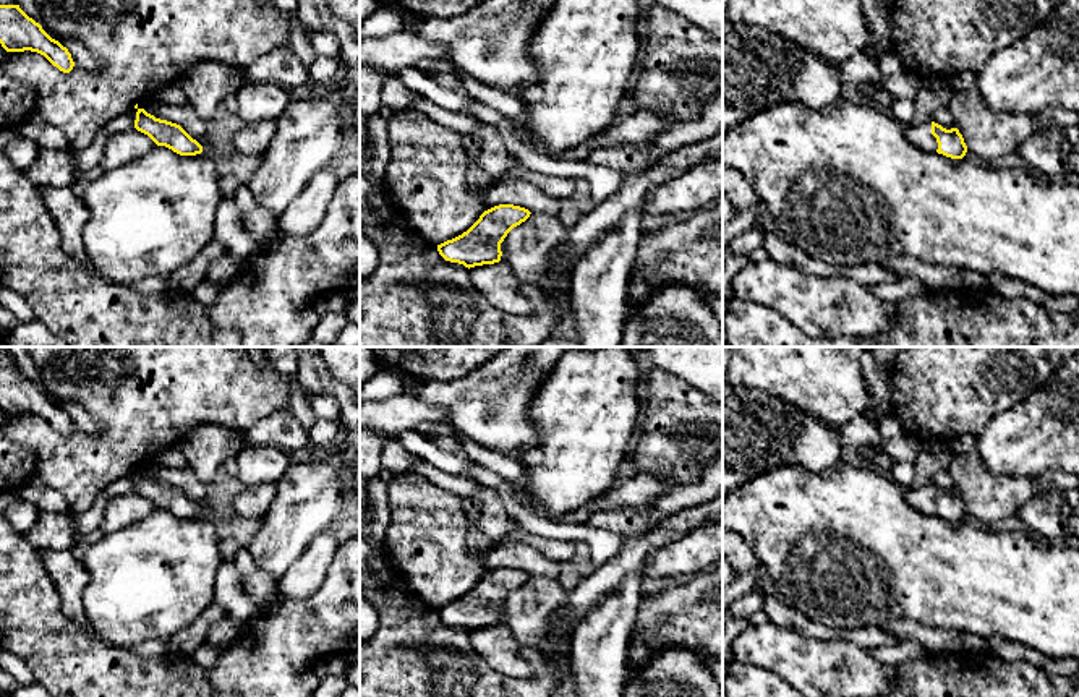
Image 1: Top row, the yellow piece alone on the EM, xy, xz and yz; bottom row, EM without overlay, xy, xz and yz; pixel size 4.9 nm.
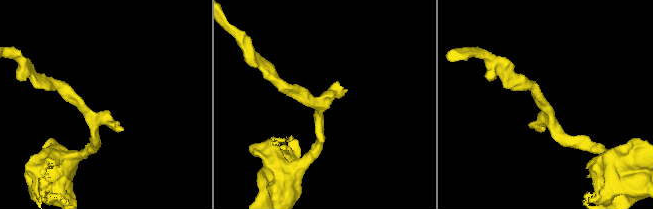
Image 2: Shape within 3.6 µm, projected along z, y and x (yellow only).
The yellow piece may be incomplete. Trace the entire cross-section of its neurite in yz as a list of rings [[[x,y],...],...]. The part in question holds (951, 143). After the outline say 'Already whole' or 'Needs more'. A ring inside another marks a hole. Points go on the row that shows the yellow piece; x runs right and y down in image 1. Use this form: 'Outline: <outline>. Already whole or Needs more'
Outline: [[[935,122],[923,125],[902,125],[906,138],[925,152],[938,152],[951,159],[962,159],[967,152],[957,128],[946,130]]]. Needs more

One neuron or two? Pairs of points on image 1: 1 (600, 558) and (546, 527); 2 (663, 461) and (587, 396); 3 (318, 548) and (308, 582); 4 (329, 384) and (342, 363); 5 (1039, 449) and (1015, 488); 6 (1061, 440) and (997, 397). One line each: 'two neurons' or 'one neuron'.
1: one neuron
2: two neurons
3: one neuron
4: two neurons
5: two neurons
6: two neurons

